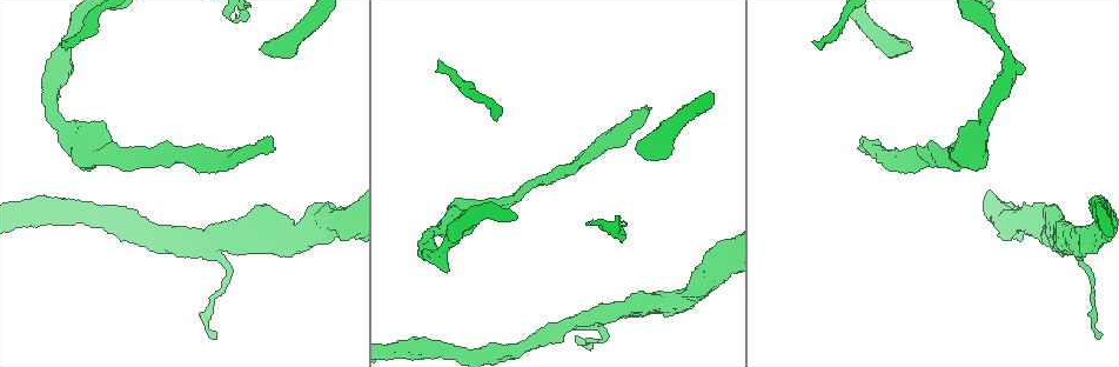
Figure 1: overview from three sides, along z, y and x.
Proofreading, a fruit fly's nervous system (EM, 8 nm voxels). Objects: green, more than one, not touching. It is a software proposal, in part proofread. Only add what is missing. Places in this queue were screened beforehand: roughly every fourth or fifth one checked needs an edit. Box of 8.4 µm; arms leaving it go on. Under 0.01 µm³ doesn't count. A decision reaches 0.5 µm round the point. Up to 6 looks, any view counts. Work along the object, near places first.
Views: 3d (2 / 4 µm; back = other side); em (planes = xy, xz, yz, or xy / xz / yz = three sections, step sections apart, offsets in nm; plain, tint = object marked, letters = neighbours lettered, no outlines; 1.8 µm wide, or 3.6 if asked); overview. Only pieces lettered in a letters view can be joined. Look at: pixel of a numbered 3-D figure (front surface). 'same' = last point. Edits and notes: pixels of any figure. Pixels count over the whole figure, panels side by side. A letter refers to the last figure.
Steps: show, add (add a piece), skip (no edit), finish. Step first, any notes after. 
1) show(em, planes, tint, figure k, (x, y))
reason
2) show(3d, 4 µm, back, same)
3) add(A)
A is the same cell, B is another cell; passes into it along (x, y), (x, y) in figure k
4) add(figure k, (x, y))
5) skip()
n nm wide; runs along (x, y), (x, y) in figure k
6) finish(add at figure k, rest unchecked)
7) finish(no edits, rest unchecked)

show(3d, 2 µm, figure 1, (233, 21))
an open end

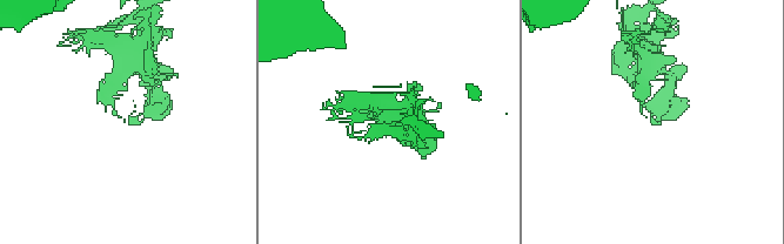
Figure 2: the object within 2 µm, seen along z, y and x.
show(em, 3.6 µm, planes, letters, figure 2, (130, 121))

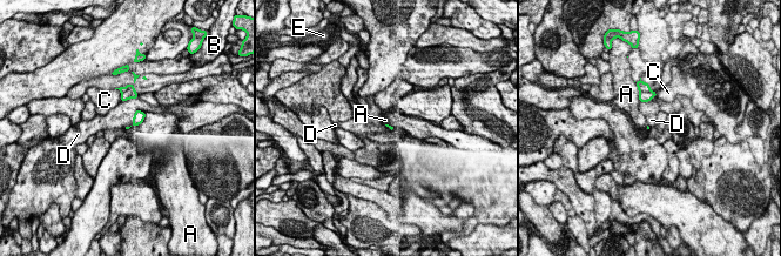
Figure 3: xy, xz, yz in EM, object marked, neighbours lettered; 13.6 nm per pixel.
skip()
A, B, C, D and E are other cells; border along (137, 109), (133, 122), (125, 127) in figure 3; no lettered piece goes on from it

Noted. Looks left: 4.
show(em, 3.6 µm, yz, step 4, tint, figure 1, (813, 43))
an open end

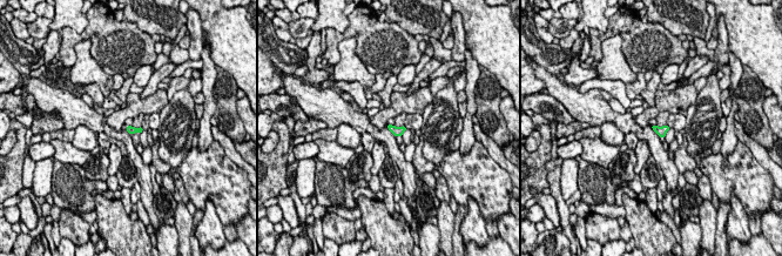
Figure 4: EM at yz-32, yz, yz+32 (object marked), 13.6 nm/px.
show(em, 3.6 µm, planes, letters, same)
cut it another way

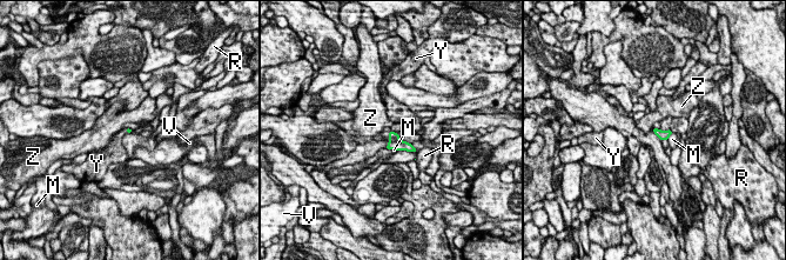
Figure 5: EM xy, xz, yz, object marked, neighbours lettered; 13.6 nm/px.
add(Y)
Y is the same cell, M, R, V and Z are other cells; passes into it along (395, 144), (389, 137), (385, 133) in figure 5; it goes on there

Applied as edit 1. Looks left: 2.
finish(add at figure 5, rest unchecked)

